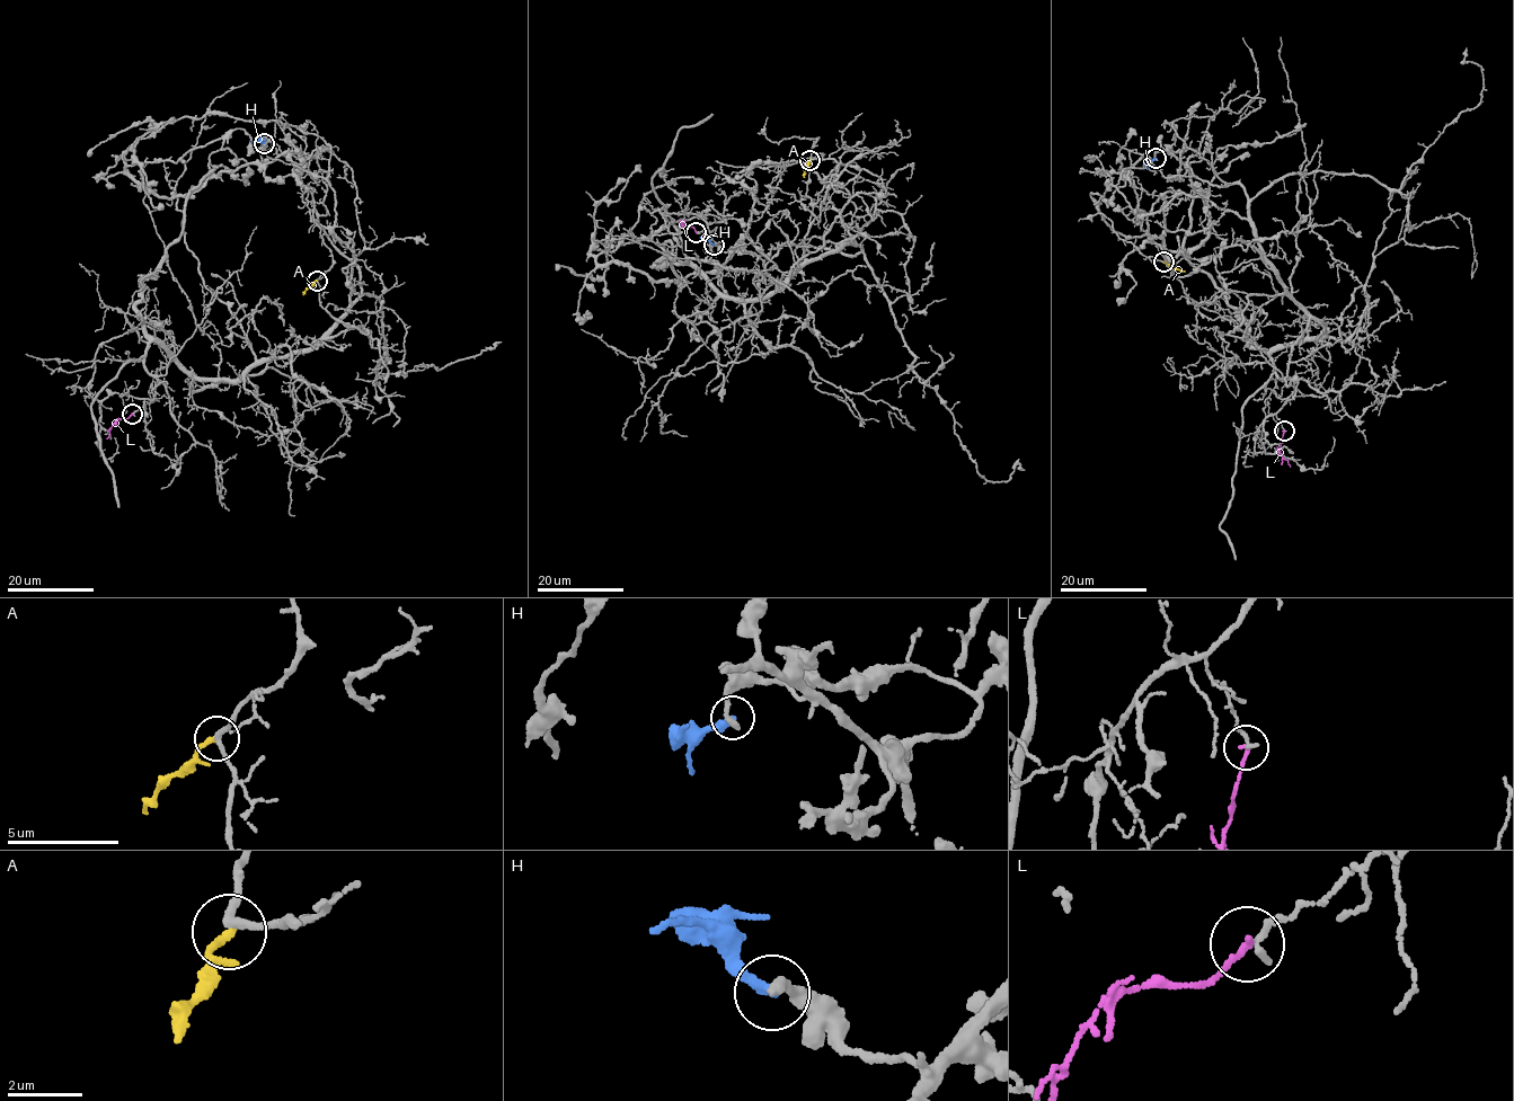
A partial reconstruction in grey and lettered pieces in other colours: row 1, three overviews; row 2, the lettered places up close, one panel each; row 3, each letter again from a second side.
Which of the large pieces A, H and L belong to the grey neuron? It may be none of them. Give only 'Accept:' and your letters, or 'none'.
Accept: none

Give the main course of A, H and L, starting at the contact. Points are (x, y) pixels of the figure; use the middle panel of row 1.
A: (811, 160), (805, 177)
H: (714, 245), (707, 238), (700, 238)
L: (696, 232), (692, 227), (681, 223), (682, 227)

